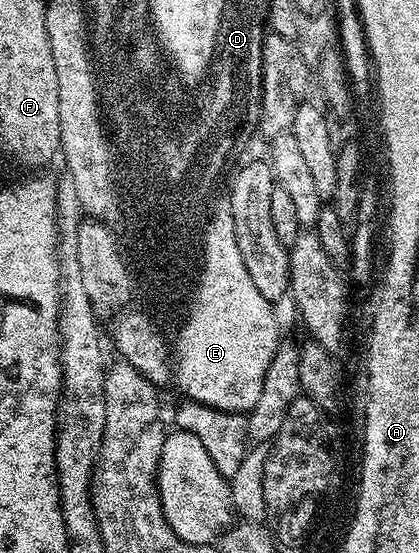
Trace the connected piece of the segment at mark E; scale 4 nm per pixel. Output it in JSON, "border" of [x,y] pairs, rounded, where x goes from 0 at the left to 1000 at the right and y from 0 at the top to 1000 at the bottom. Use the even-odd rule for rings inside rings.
{"border":[[[535,385],[523,387],[518,400],[504,407],[489,497],[492,501],[477,503],[470,546],[451,588],[444,588],[444,597],[434,602],[434,696],[422,702],[422,709],[461,711],[463,718],[525,732],[527,745],[587,750],[611,736],[613,723],[621,722],[630,682],[663,631],[668,609],[663,580],[654,575],[656,553],[630,541],[630,533],[621,533],[621,524],[601,514],[601,503],[582,483],[582,467],[573,463],[573,445],[563,441],[563,425],[551,420],[549,396]]]}

